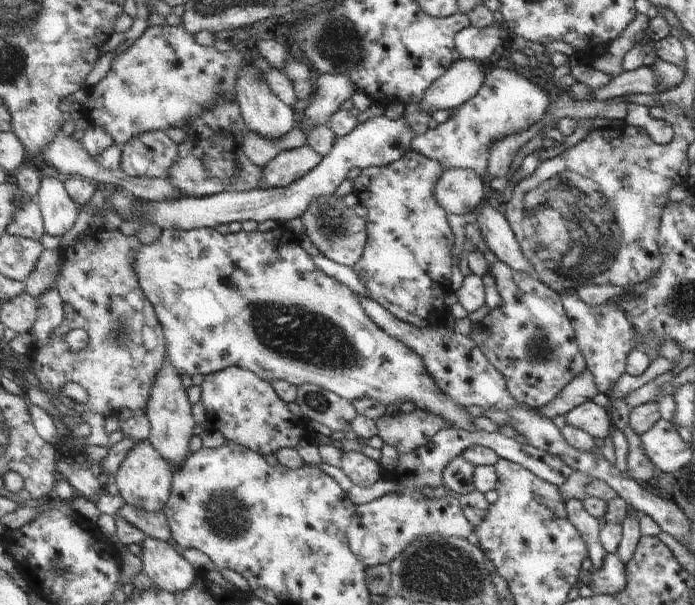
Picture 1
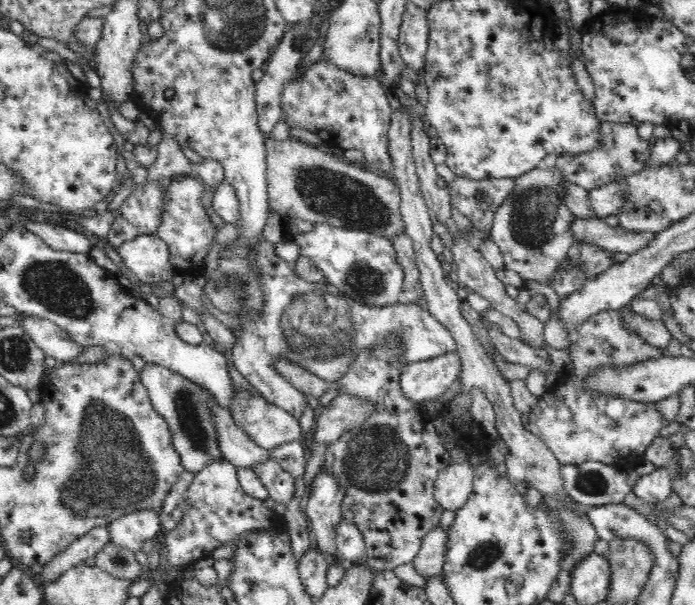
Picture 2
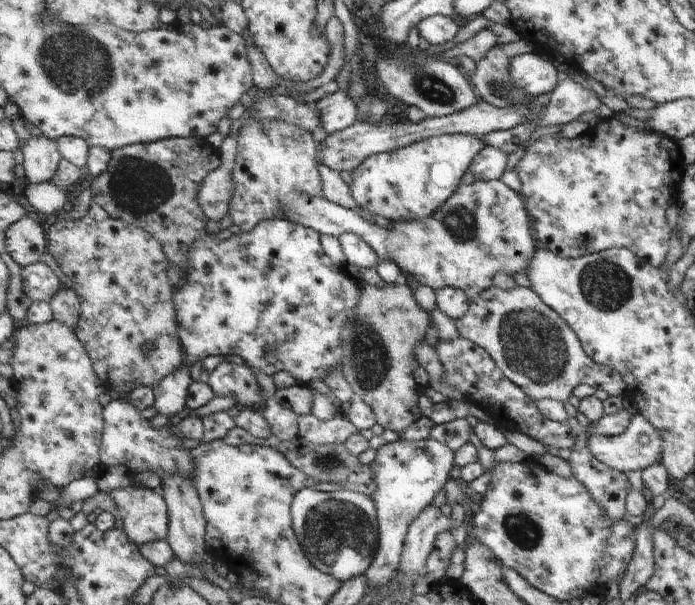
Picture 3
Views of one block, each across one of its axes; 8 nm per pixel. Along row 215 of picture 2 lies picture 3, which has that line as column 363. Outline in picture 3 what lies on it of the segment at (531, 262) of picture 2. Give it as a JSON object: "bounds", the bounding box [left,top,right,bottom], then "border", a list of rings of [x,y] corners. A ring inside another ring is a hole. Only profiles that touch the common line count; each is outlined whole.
{"bounds":[293,488,381,582],"border":[[[305,488],[293,502],[293,528],[313,566],[343,582],[361,578],[381,552],[381,522],[377,502],[367,494],[339,490],[315,492]]]}

